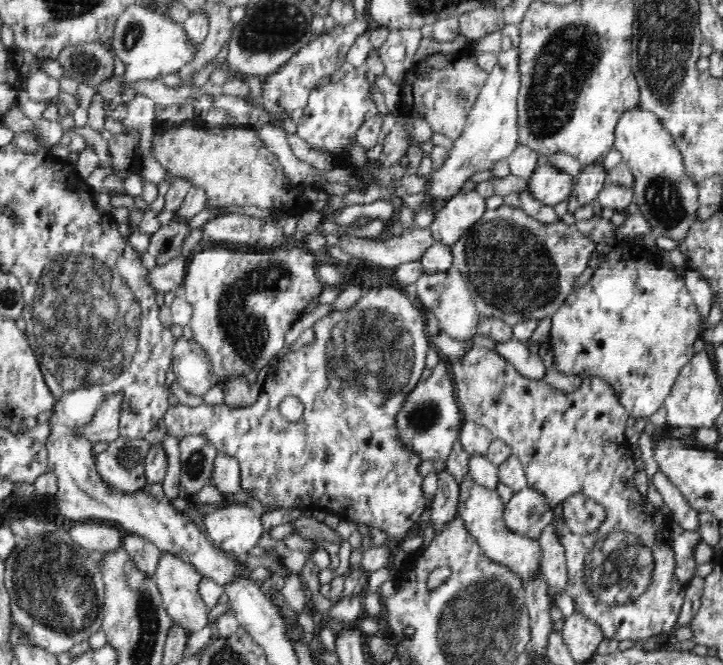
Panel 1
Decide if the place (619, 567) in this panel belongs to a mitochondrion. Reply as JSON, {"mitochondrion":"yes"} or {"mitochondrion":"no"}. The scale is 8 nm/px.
{"mitochondrion":"yes"}

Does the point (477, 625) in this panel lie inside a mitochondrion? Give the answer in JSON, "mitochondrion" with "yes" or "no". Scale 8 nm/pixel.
{"mitochondrion":"yes"}

